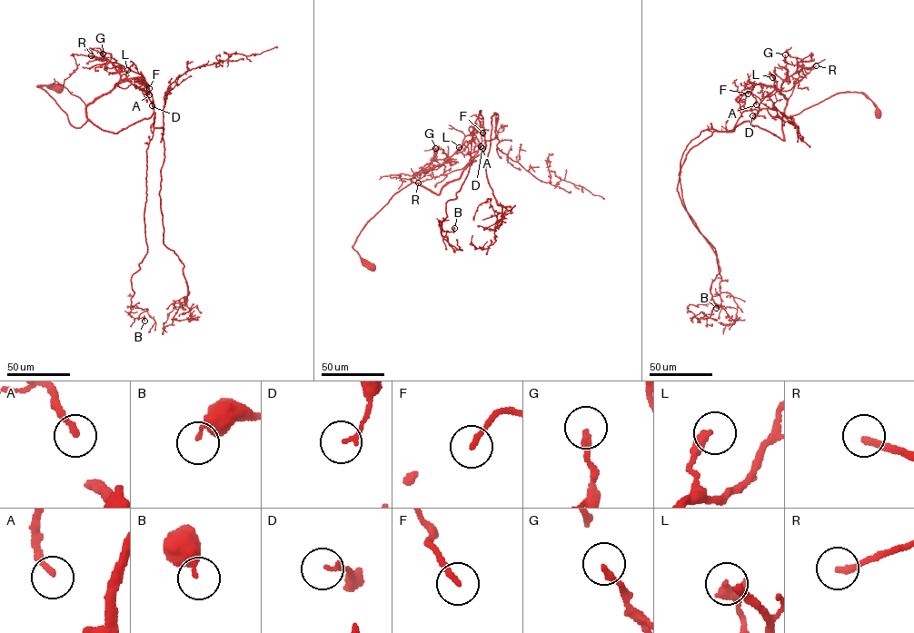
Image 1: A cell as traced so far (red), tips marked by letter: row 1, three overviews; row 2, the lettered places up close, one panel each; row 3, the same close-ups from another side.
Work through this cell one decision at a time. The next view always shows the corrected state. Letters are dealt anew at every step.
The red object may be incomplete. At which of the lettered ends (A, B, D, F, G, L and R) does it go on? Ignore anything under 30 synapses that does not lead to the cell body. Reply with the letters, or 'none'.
F, R

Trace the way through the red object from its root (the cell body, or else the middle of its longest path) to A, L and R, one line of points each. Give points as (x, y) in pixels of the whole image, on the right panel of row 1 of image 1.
A: (878, 112), (864, 94), (847, 92), (788, 118), (779, 90), (760, 84), (750, 92), (756, 104)
L: (878, 112), (864, 94), (847, 92), (832, 94), (788, 118), (784, 113), (787, 99), (773, 86), (772, 77)
R: (878, 112), (864, 94), (847, 92), (787, 117), (781, 84), (789, 76), (802, 79), (816, 65)

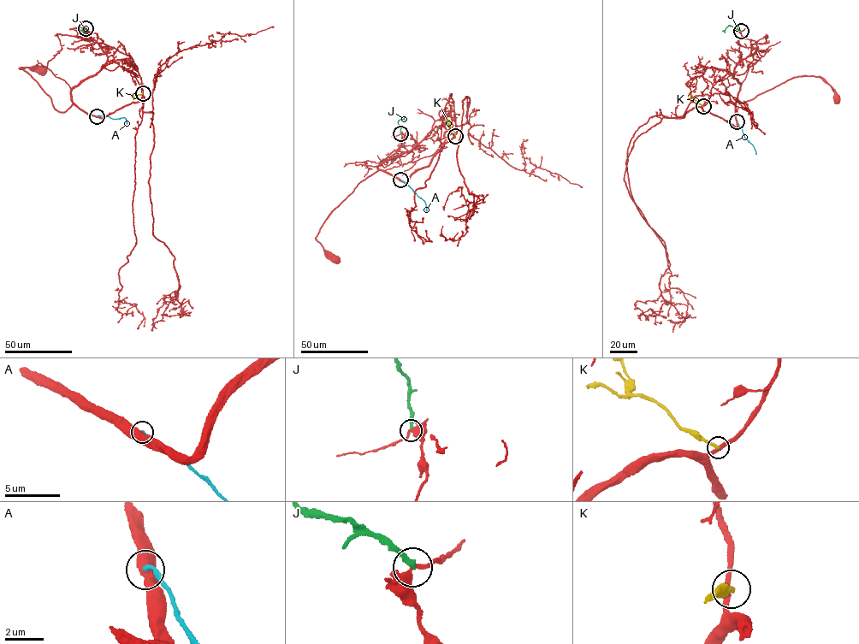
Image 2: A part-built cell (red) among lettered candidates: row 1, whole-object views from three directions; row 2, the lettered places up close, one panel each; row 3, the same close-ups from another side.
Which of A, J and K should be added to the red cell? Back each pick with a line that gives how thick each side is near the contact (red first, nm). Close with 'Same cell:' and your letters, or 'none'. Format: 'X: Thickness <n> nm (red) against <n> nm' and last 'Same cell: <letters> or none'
Same cell: none

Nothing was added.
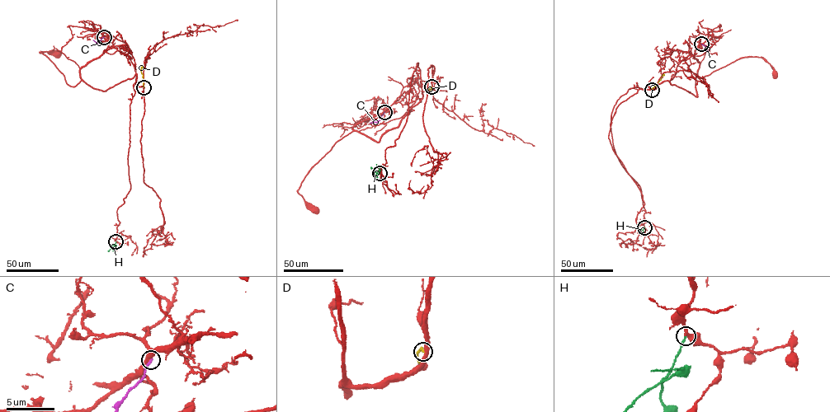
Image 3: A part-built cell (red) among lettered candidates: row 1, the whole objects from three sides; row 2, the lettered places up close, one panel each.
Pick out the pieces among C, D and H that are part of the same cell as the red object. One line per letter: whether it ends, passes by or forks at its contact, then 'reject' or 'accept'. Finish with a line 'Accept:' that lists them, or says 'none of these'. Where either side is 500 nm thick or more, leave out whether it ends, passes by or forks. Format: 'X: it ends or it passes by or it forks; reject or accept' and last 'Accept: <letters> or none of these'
C: it ends; reject
D: it ends; reject
H: it ends; accept
Accept: H

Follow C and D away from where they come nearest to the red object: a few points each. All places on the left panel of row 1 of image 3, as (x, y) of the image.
C: (104, 37), (99, 43), (93, 39)
D: (143, 87), (143, 67)

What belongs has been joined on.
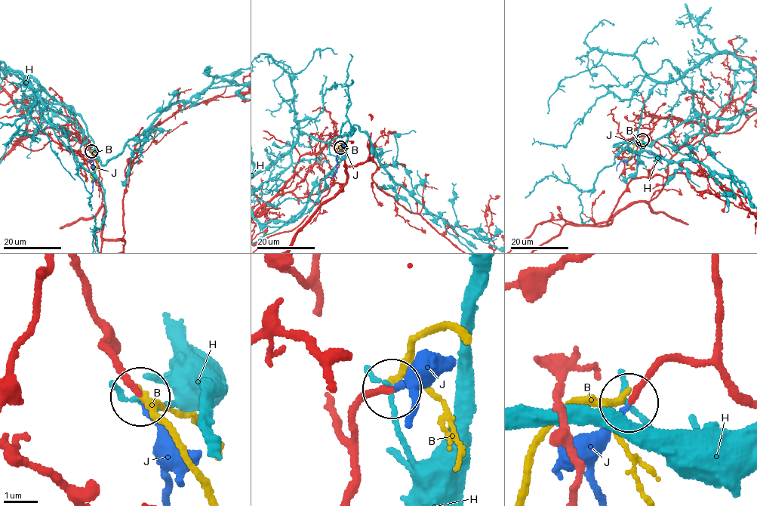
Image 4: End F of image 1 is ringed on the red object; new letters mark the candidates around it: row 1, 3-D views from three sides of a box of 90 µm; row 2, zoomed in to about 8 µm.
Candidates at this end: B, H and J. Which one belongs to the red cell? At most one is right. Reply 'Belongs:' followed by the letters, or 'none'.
Belongs: J

